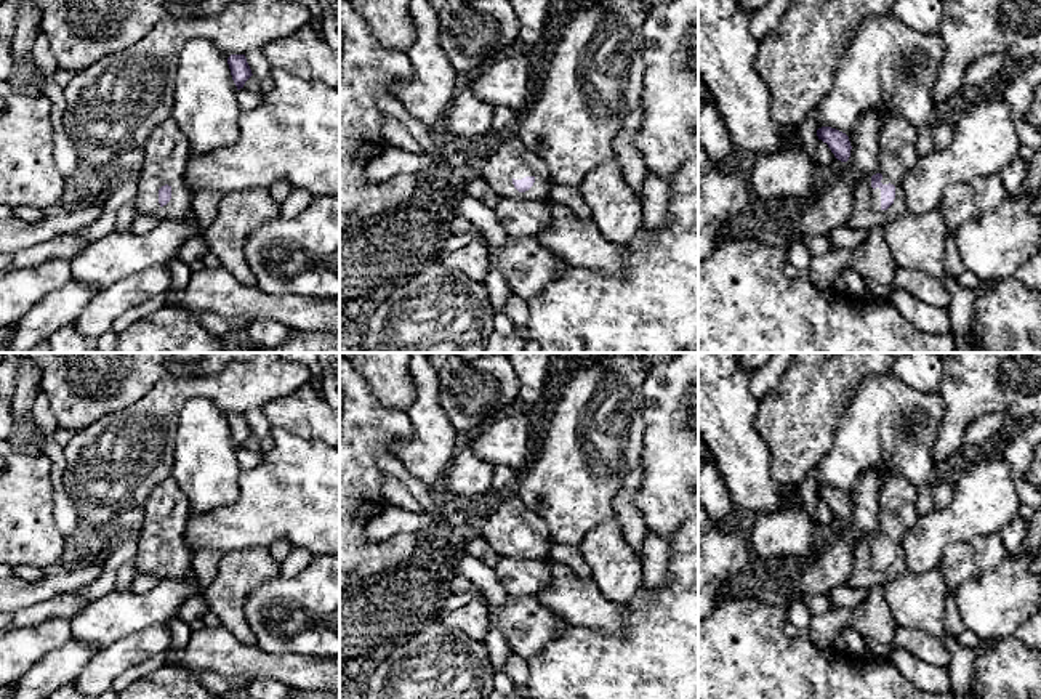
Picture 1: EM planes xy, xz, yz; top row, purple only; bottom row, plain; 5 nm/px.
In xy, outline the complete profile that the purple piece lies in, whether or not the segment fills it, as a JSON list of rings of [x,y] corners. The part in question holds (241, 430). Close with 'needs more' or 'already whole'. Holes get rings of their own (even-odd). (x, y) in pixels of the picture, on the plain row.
[[[231,414],[227,423],[237,449],[243,447],[245,441],[253,434],[245,414]]]; already whole

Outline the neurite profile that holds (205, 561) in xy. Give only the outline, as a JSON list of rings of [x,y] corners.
[[[208,548],[192,553],[192,566],[200,593],[203,593],[207,587],[215,580],[223,555],[223,552]]]

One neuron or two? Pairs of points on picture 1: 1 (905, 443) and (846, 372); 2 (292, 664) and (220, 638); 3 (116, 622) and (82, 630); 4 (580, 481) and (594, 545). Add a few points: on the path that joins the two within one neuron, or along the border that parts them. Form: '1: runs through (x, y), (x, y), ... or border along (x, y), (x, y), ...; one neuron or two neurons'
1: border along (891, 372), (867, 375), (840, 419); two neurons
2: runs through (274, 664), (249, 662), (237, 656); one neuron
3: runs through (108, 622), (90, 626); one neuron
4: border along (614, 517), (596, 525), (578, 545); two neurons

